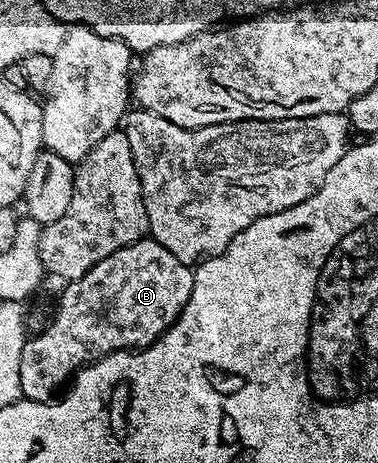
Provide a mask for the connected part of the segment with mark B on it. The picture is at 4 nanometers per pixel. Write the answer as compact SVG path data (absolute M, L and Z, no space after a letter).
M146 238L136 240L123 250L115 250L115 254L91 266L91 270L87 270L81 280L68 281L62 287L65 289L61 292L61 301L57 304L53 321L38 336L30 335L23 346L23 354L19 358L22 397L26 400L52 401L53 391L80 372L86 364L112 352L140 350L155 343L185 309L185 304L191 298L193 274L194 269L179 262L179 258L175 258L175 254L167 250L167 246L163 246L158 240Z

